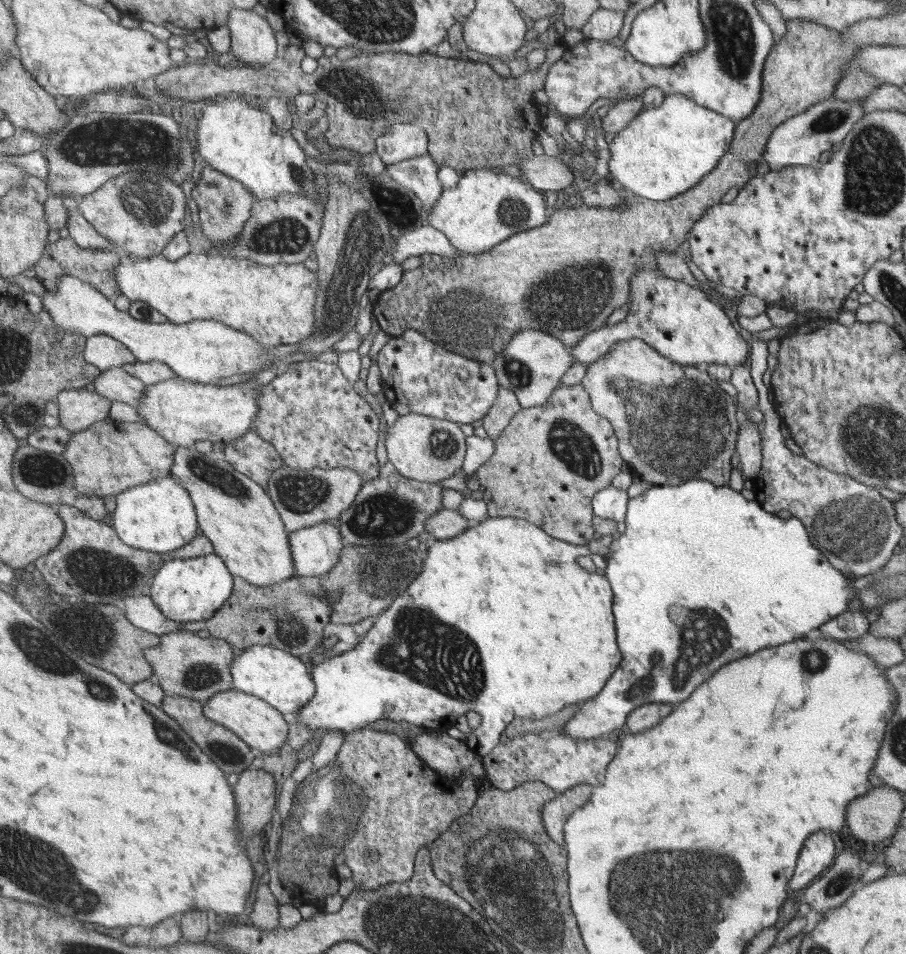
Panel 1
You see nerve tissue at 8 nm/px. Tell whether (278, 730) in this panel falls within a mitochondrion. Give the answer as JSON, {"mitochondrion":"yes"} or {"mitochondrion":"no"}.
{"mitochondrion":"no"}

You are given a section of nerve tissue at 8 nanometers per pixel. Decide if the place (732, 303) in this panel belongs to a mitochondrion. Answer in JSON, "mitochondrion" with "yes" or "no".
{"mitochondrion":"no"}

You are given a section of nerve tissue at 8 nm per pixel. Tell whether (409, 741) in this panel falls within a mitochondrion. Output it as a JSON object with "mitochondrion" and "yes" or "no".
{"mitochondrion":"no"}

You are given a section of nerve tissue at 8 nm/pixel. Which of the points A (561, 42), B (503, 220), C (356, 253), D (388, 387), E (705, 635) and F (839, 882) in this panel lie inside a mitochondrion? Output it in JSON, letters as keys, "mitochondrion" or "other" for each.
{"A":"other","B":"mitochondrion","C":"mitochondrion","D":"other","E":"mitochondrion","F":"mitochondrion"}

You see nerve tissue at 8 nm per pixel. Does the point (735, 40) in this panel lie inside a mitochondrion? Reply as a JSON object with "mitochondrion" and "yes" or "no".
{"mitochondrion":"yes"}

